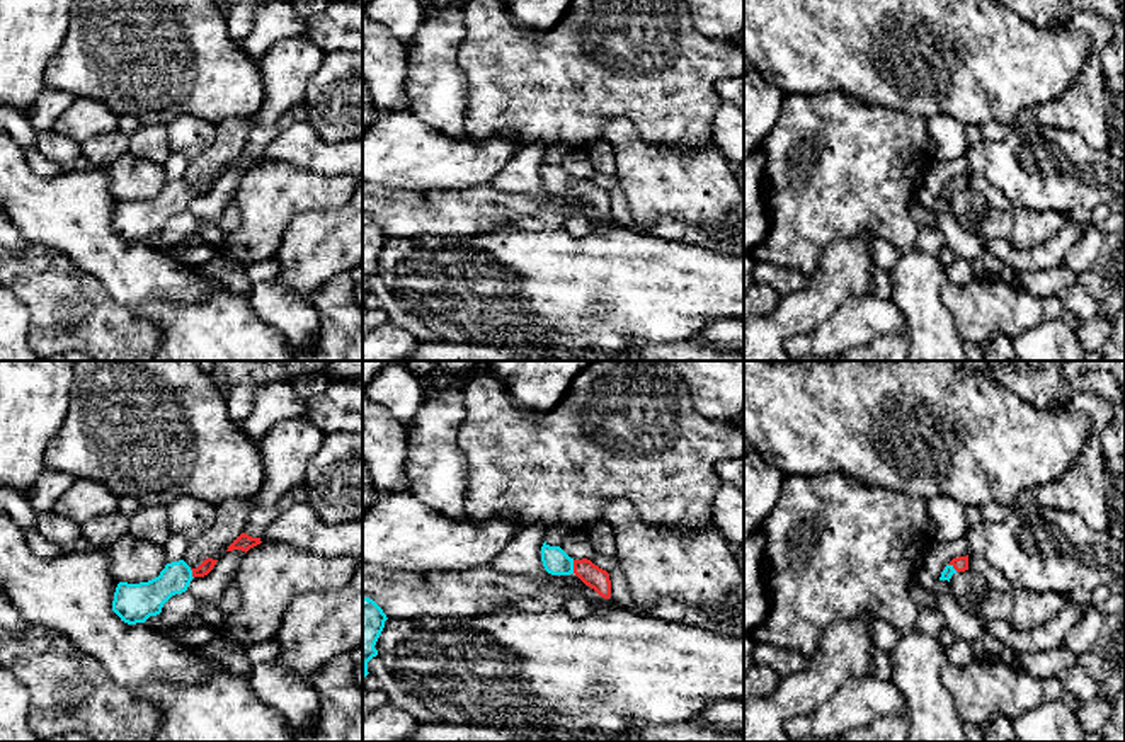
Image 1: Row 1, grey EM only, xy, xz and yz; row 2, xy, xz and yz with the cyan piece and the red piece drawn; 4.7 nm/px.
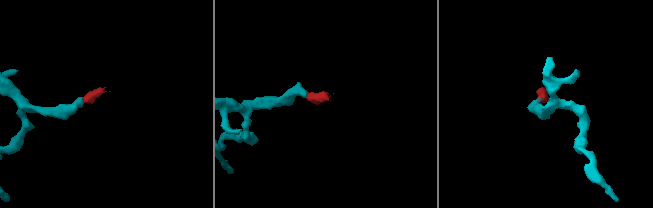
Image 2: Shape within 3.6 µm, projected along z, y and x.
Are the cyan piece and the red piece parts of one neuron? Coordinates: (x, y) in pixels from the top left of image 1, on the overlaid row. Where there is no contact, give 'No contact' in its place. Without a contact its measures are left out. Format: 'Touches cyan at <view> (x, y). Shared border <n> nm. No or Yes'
Touches cyan at xz (572, 567). Shared border 60 nm. Yes

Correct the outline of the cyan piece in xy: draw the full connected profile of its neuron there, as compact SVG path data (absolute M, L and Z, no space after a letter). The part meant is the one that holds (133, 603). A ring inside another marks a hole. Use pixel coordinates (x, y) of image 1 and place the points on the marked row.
M206 558L197 568L191 568L184 560L179 560L167 563L160 575L148 582L119 582L112 611L128 625L145 623L150 616L160 614L172 596L186 592L194 577L208 575L216 562Z

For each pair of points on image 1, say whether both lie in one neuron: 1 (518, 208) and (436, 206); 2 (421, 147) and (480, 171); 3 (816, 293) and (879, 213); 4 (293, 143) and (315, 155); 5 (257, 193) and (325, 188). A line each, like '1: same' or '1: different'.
1: same
2: same
3: different
4: same
5: same

